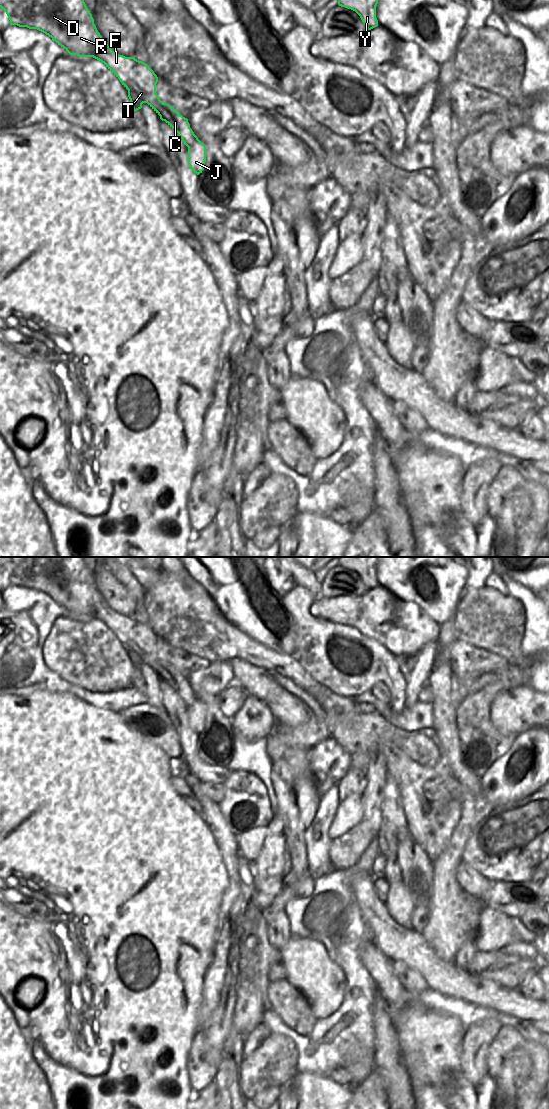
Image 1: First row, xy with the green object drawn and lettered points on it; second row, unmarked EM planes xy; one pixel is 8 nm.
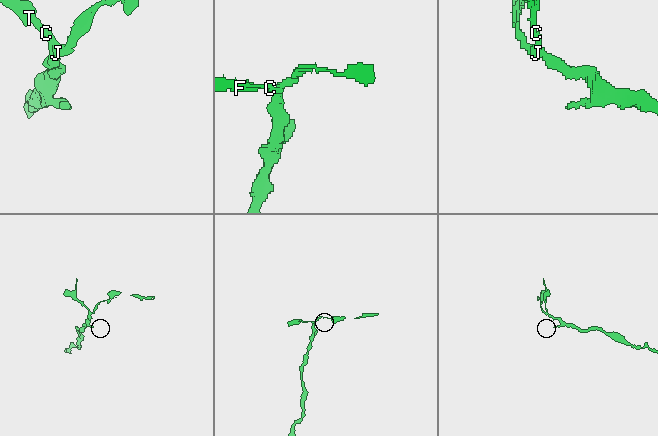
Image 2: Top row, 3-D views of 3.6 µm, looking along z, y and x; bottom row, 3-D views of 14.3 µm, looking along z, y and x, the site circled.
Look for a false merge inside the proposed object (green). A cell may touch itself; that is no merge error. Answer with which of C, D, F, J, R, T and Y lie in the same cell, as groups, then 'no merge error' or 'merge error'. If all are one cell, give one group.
groups C D F R T / J Y; merge error

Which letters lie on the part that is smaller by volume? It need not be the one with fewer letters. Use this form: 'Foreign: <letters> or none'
Foreign: C, D, F, R, T

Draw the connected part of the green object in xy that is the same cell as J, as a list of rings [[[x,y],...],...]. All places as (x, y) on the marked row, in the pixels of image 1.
[[[199,139],[188,147],[188,164],[192,171],[199,175],[206,162],[206,146]]]

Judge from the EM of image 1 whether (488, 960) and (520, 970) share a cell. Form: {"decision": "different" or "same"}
{"decision": "same"}

